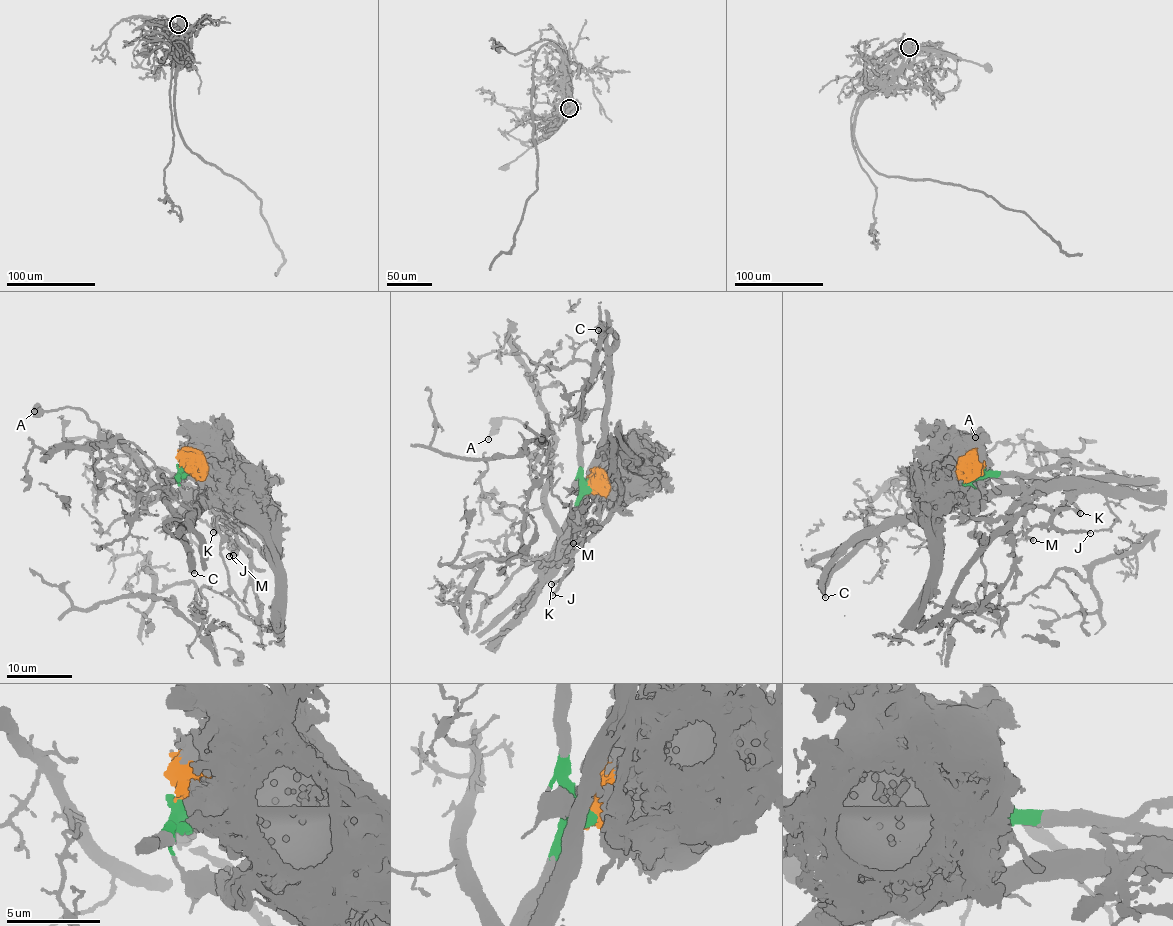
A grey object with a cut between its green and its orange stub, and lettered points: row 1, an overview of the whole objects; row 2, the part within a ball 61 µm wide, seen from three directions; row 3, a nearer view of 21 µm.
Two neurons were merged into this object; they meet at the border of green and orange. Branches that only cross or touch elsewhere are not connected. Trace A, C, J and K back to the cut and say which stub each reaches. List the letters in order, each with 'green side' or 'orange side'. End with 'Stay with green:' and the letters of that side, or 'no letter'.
A: green side
C: green side
J: orange side
K: orange side
Stay with green: A, C

